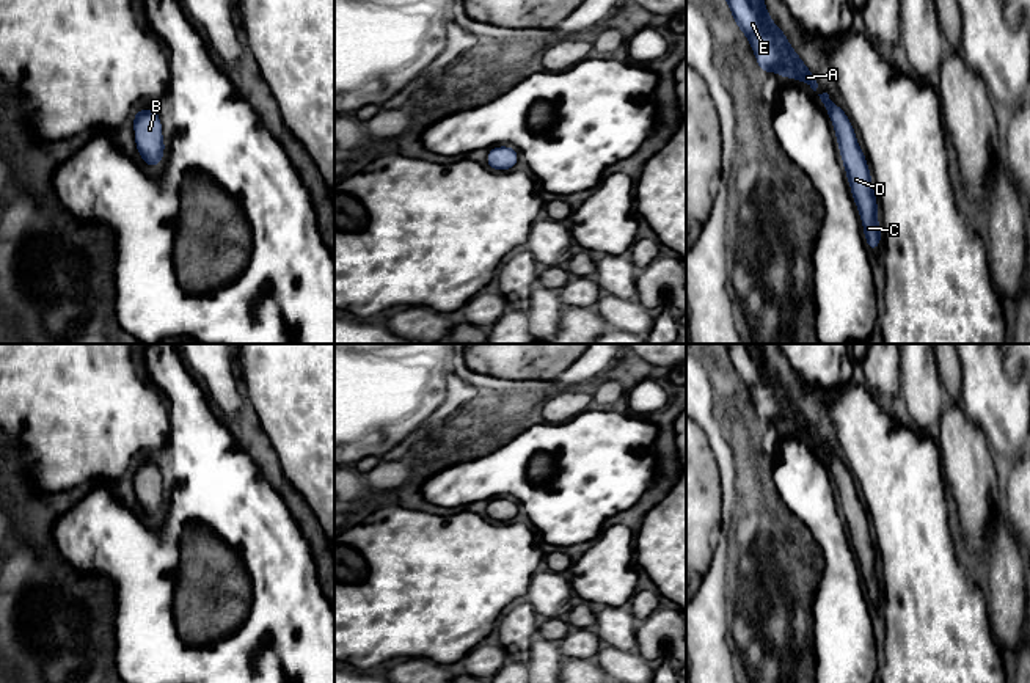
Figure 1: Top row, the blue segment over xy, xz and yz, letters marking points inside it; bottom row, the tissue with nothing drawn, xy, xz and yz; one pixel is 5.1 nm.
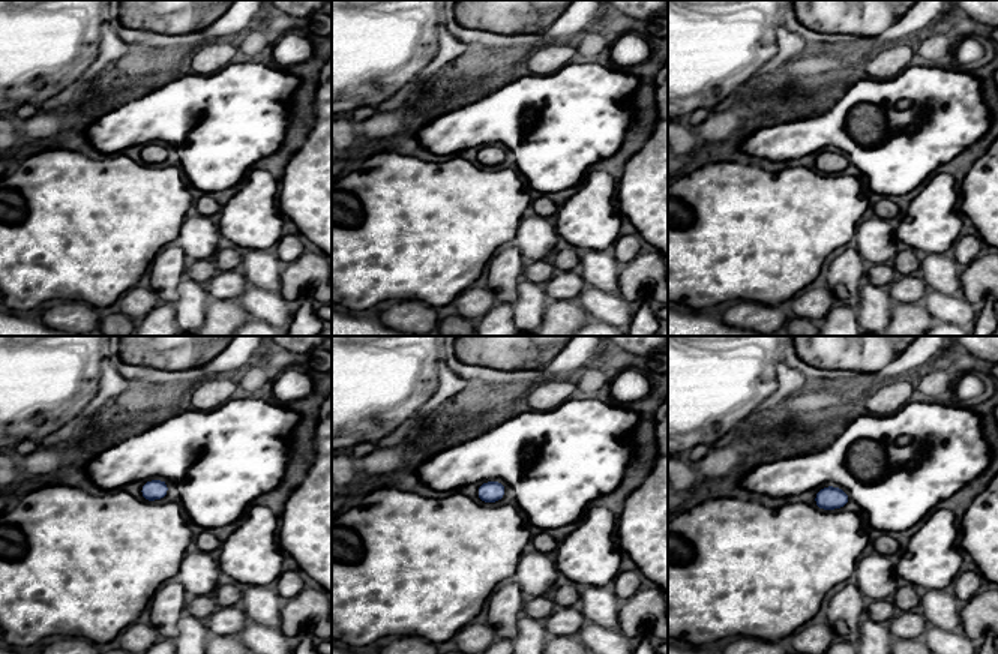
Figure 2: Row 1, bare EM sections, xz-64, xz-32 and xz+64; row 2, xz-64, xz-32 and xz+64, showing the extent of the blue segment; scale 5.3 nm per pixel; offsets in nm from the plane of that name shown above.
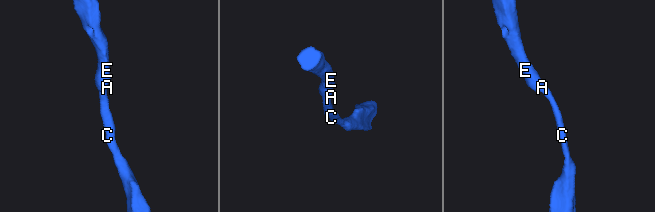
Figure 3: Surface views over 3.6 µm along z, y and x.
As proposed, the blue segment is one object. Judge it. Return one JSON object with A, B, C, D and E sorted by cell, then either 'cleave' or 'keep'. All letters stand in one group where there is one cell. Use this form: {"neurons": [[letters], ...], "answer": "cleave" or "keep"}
{"neurons": [["A", "B", "C", "D", "E"]], "answer": "keep"}

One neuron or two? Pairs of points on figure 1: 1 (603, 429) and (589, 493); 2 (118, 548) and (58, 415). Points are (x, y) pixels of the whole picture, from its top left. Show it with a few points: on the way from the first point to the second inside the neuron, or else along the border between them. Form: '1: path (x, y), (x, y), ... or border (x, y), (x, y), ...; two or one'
1: path (603, 445), (603, 467), (597, 478); one
2: border (115, 484), (94, 482), (91, 485); two

